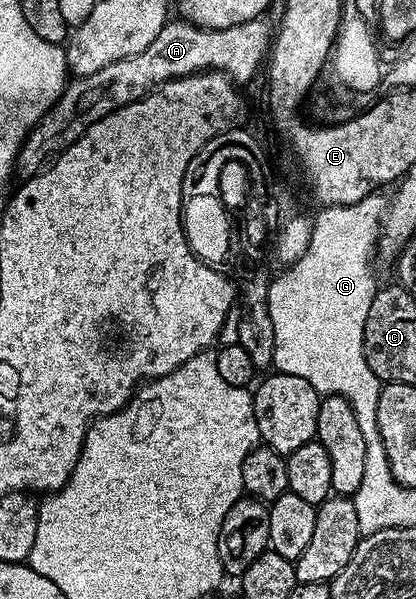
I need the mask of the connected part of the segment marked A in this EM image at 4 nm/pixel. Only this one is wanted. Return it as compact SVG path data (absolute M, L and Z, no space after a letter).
M260 18L217 30L183 20L169 20L143 52L126 56L126 60L114 60L114 64L106 64L106 68L98 68L98 72L65 85L60 99L48 109L44 121L32 129L24 142L16 160L19 177L21 174L21 179L33 178L49 159L77 142L91 126L98 124L98 120L126 104L140 101L153 90L159 90L165 82L205 72L226 74L237 84L250 81L259 72L260 65L265 64L273 41L273 27L268 27Z

